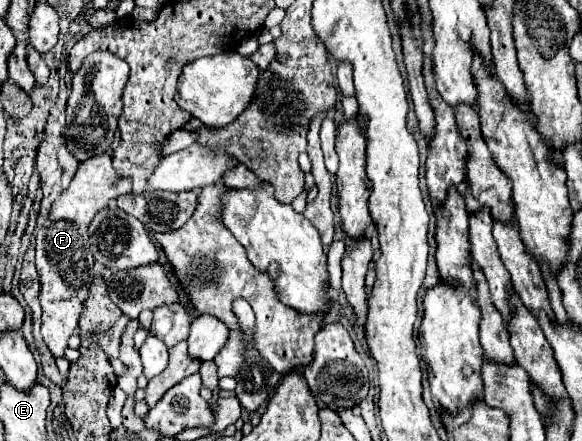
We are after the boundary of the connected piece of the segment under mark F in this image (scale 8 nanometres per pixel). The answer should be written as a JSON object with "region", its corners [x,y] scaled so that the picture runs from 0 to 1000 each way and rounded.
{"region":[[[174,349],[153,363],[136,367],[132,395],[122,408],[122,422],[108,431],[108,440],[88,463],[81,503],[64,522],[64,617],[70,639],[67,685],[74,698],[70,762],[84,785],[95,812],[108,807],[115,789],[115,766],[132,748],[139,689],[146,671],[153,671],[153,639],[160,635],[160,580],[153,567],[149,512],[160,490],[184,467],[184,458],[198,444],[218,440],[225,426],[222,404],[204,404],[191,376],[191,354]]]}

